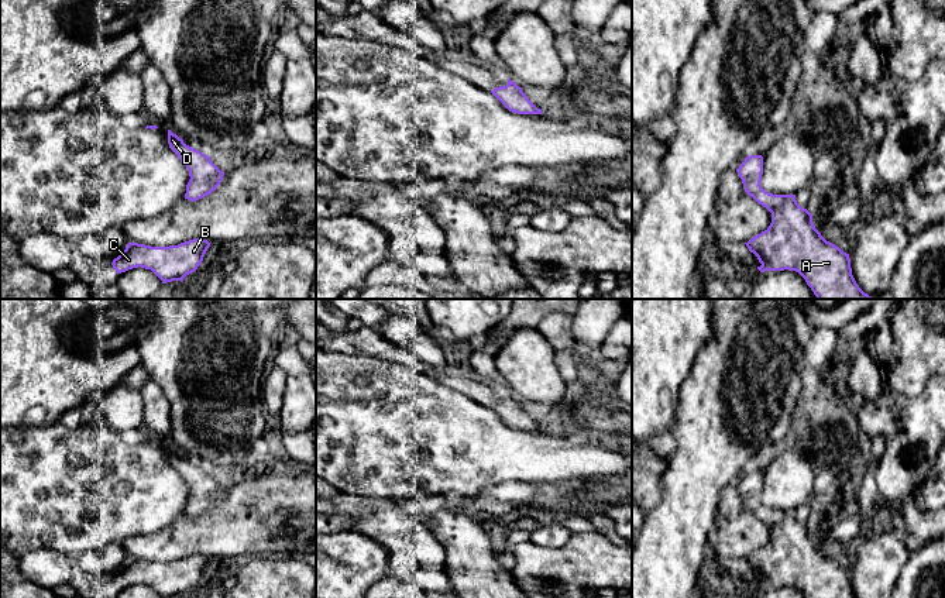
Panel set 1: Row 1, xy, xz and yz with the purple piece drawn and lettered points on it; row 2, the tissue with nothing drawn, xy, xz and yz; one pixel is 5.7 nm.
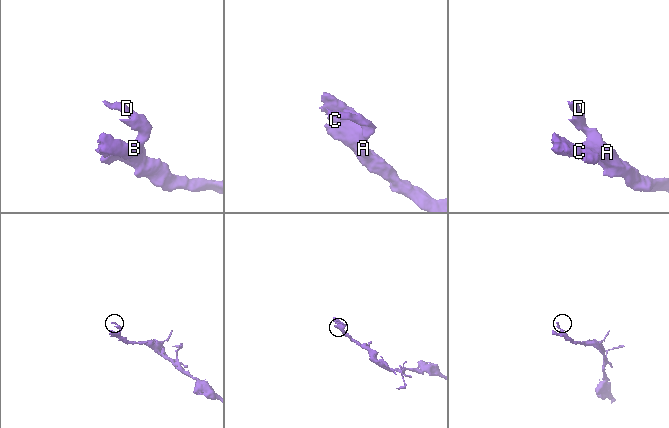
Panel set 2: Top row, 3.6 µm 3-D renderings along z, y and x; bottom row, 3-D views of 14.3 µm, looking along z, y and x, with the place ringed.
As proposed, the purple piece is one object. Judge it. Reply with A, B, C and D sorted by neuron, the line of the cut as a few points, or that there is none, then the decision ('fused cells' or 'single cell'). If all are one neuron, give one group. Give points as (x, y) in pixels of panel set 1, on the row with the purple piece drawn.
A B C D; no cut; single cell

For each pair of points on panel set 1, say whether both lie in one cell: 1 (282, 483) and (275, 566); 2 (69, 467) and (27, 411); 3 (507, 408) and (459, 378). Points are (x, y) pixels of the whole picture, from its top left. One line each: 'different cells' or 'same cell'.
1: different cells
2: different cells
3: same cell

